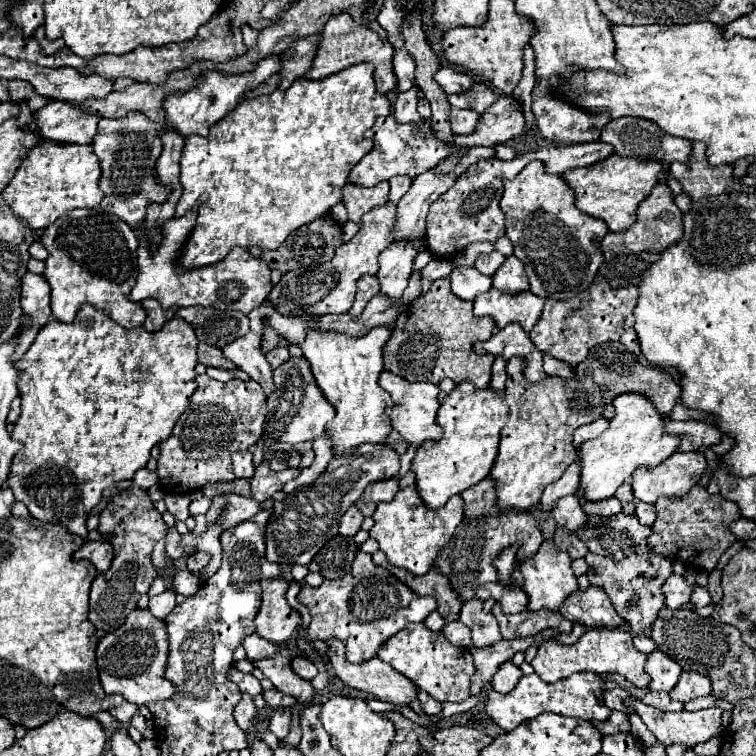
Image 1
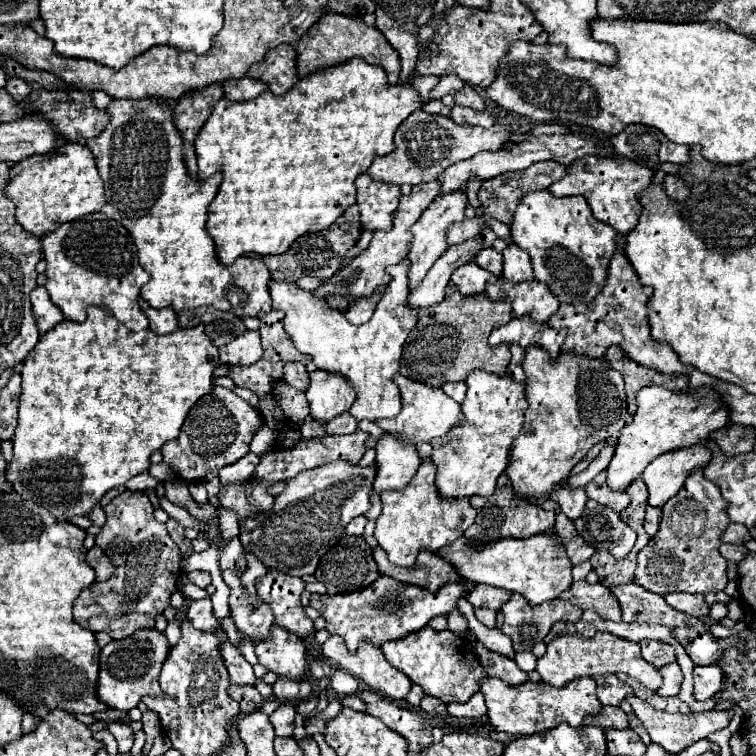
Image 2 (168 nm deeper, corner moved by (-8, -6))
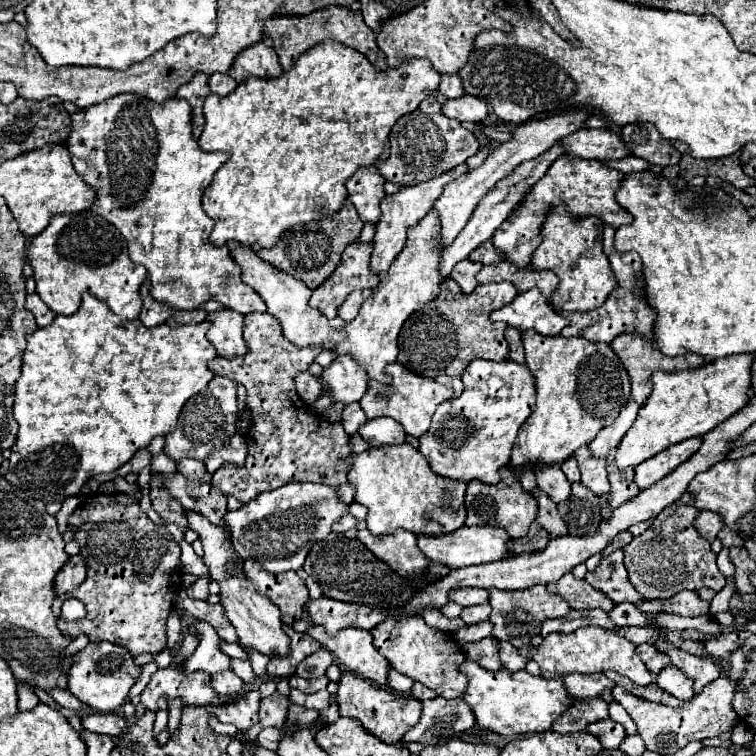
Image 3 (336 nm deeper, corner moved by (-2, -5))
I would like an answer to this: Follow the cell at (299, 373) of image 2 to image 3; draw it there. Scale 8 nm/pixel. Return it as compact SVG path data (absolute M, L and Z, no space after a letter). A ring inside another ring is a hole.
M308 371L302 373L302 375L298 375L296 387L298 387L298 395L302 397L302 401L304 401L306 405L312 405L312 403L322 395L322 385L320 385L320 381L318 381L314 375L310 375Z

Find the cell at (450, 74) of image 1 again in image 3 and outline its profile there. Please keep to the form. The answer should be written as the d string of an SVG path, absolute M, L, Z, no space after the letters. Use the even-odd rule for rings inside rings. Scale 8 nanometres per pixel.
M326 39L322 43L318 43L316 47L308 49L306 53L302 53L298 57L298 61L294 63L294 67L290 71L284 71L280 77L274 77L274 79L262 79L262 77L246 77L246 81L242 81L232 93L228 93L226 97L220 97L216 93L210 93L204 101L204 115L206 115L206 125L204 125L204 131L200 135L200 147L204 151L226 151L230 153L230 159L222 165L222 169L214 175L212 183L206 187L204 191L204 199L202 199L202 207L206 211L208 217L214 219L214 231L210 235L212 243L214 245L228 245L228 243L240 243L240 245L254 245L258 243L260 247L272 247L282 231L286 231L288 227L292 225L298 225L298 223L308 223L312 219L322 219L326 215L332 215L334 211L338 211L346 199L346 187L344 187L344 181L362 165L372 165L376 161L382 161L388 157L388 151L390 151L390 145L388 145L388 135L390 135L390 129L394 127L394 123L404 115L404 113L412 113L418 109L418 105L422 103L422 99L426 99L432 91L436 91L438 87L438 79L440 79L440 73L434 71L432 63L426 61L426 59L408 59L402 63L402 67L392 67L392 69L386 69L382 73L374 71L374 67L368 63L368 59L338 43L338 41L332 41L332 39Z

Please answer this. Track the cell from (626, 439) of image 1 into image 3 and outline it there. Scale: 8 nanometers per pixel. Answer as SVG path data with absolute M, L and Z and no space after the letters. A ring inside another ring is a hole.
M738 353L718 361L704 363L694 371L656 371L654 391L640 407L634 425L618 445L616 465L620 469L636 467L662 449L690 437L702 437L724 419L738 413L750 401L750 367L754 353Z

